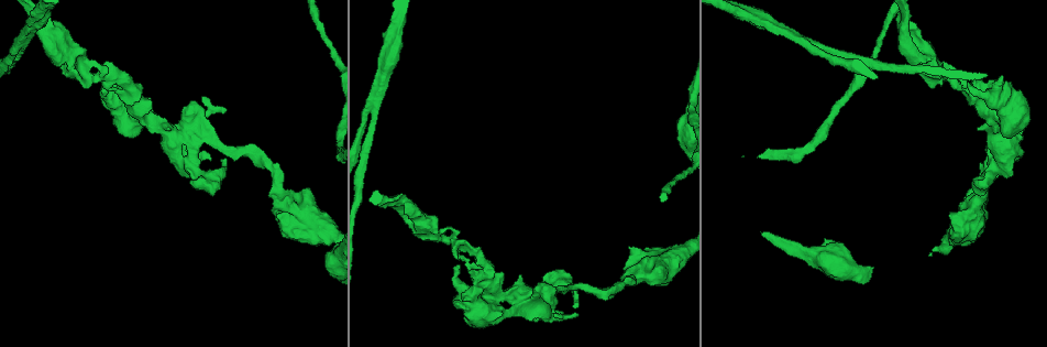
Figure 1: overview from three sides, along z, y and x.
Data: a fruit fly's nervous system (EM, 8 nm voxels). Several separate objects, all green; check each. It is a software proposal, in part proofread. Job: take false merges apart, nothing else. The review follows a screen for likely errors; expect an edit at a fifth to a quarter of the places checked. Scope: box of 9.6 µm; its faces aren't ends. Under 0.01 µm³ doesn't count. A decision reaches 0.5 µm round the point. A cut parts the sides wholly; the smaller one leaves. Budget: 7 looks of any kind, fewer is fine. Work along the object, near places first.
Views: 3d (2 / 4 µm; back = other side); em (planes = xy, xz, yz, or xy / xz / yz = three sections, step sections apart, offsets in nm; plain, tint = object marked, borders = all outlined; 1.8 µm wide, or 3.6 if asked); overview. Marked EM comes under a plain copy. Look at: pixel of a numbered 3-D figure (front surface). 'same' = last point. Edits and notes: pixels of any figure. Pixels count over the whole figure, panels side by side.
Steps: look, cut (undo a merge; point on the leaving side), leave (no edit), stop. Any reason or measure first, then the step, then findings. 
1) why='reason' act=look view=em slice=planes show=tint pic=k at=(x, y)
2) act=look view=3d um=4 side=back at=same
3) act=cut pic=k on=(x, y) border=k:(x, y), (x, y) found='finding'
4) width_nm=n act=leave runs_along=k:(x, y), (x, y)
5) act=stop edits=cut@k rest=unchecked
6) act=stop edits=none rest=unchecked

why='thick turns thin' act=look view=3d um=4 pic=1 at=(490, 301)

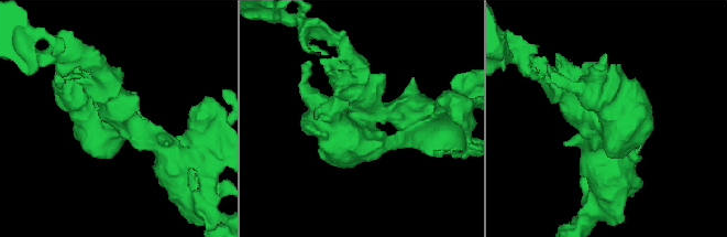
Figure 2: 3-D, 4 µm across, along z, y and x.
why='now the EM' act=look view=em slice=planes show=tint pic=2 at=(606, 128)

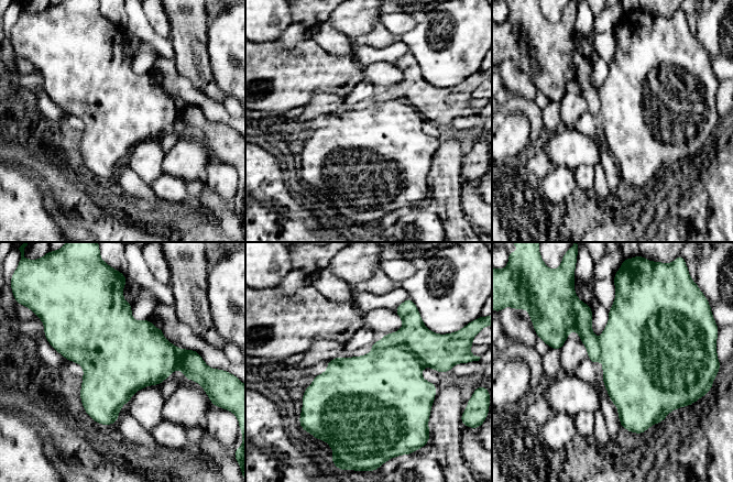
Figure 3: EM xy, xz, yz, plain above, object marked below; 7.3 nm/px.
width_nm=500 act=cut pic=3 on=(440, 352) found='two neurons meet here'

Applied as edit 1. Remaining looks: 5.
why='three-way junction' act=look view=em slice=planes show=tint pic=1 at=(379, 96)

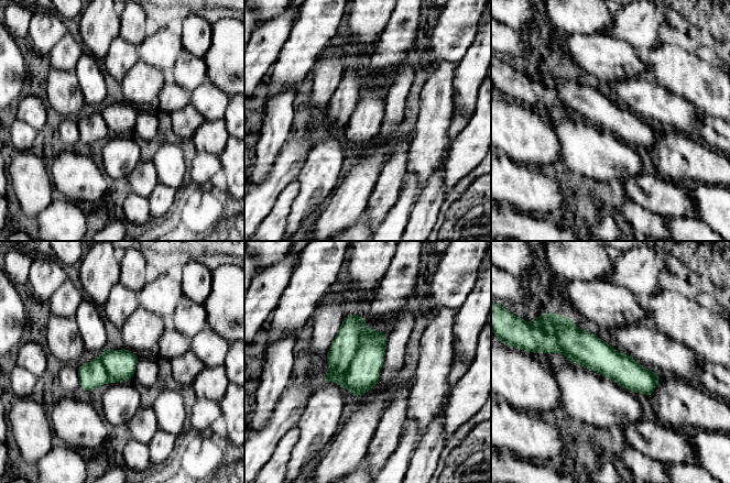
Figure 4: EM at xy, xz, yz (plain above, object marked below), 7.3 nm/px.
width_nm=220 act=cut pic=4 on=(345, 344) part_leaving=4:(357, 317), (338, 365), (324, 377) found='a second neuron is stuck on'

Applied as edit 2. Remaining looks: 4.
act=stop edits=cut@3,cut@4 rest=unchecked

